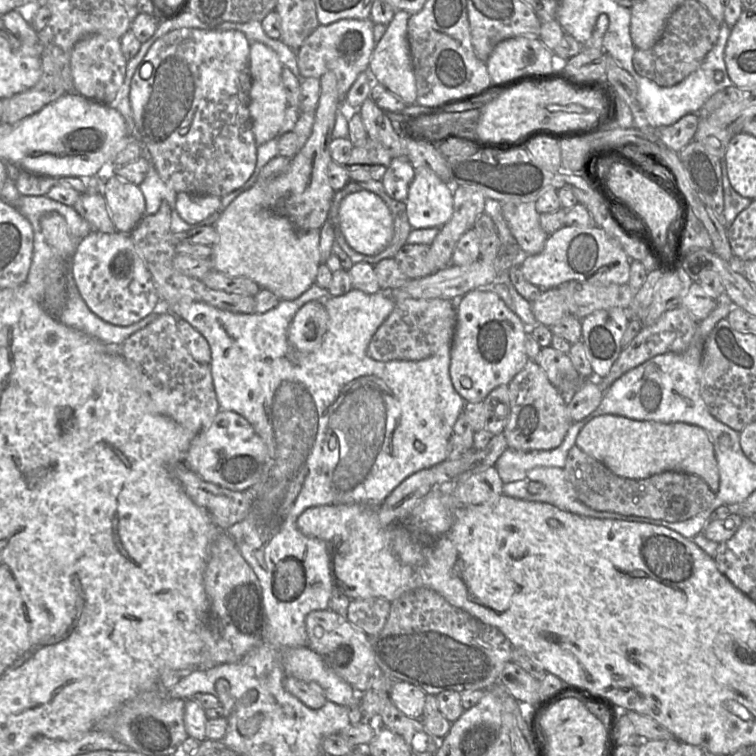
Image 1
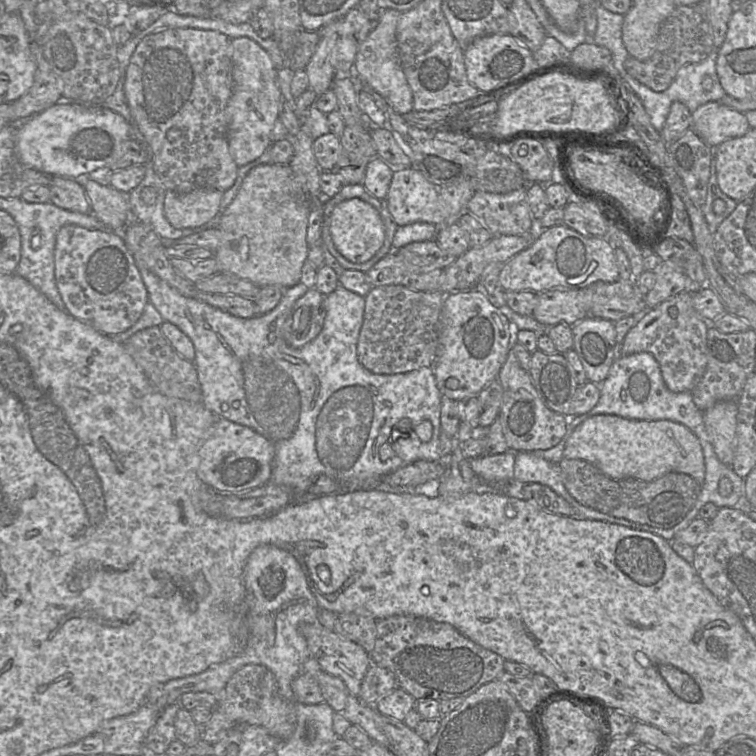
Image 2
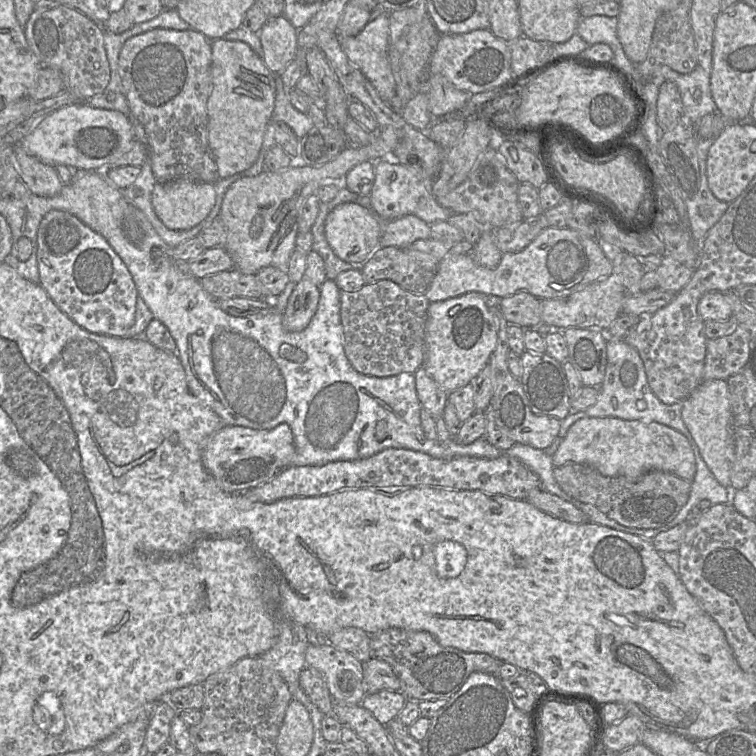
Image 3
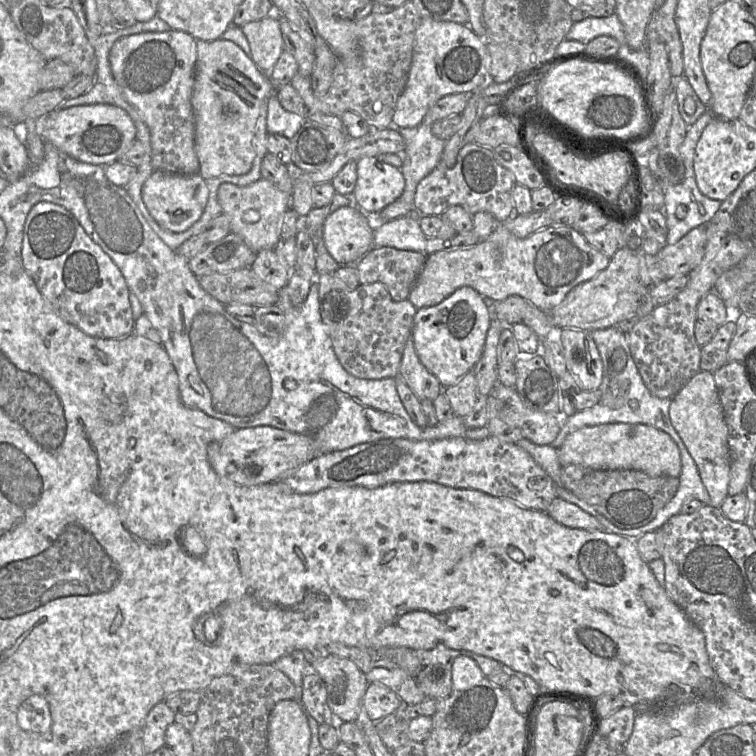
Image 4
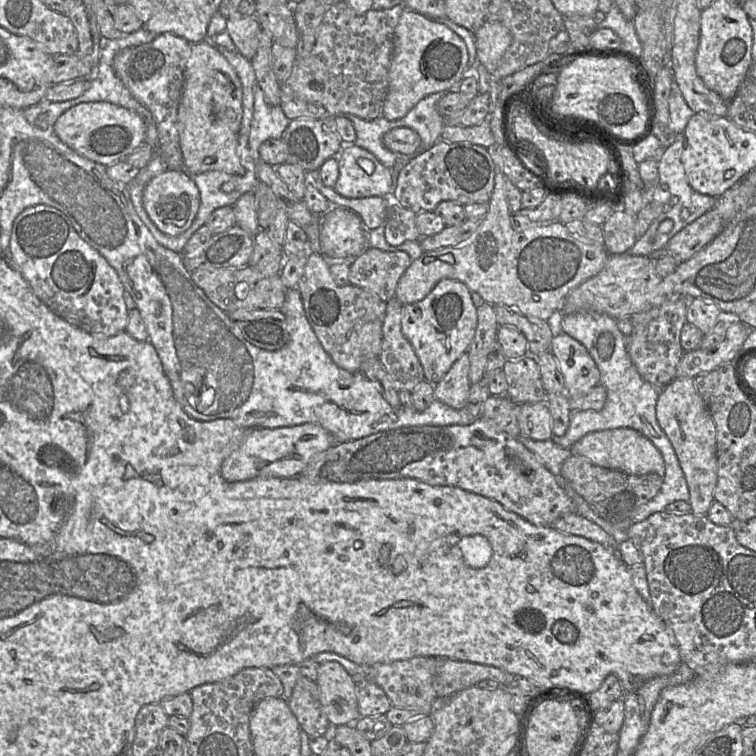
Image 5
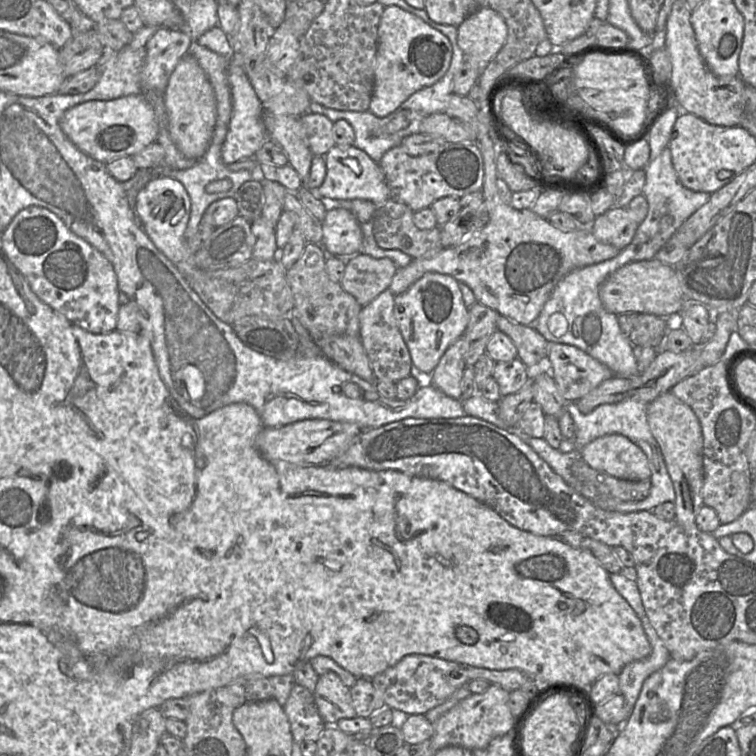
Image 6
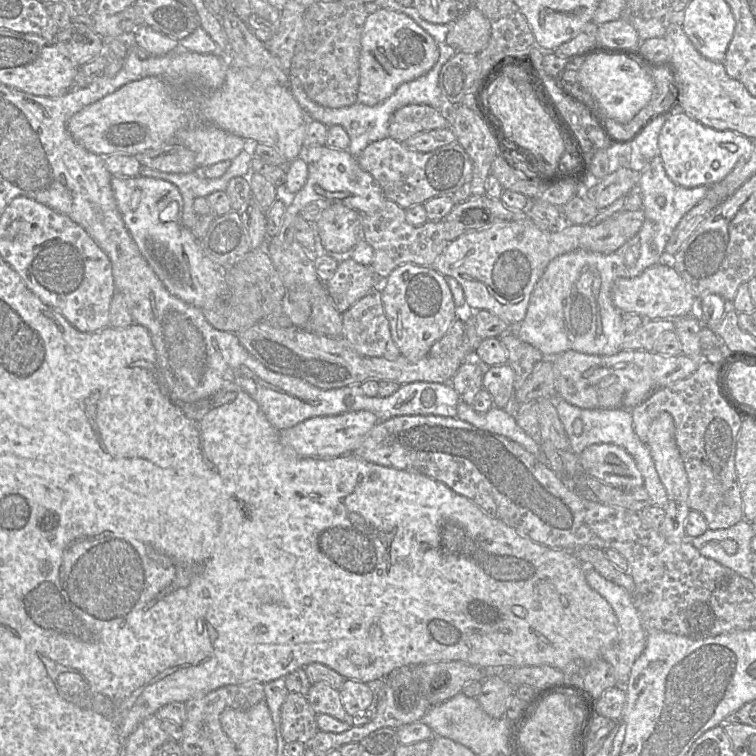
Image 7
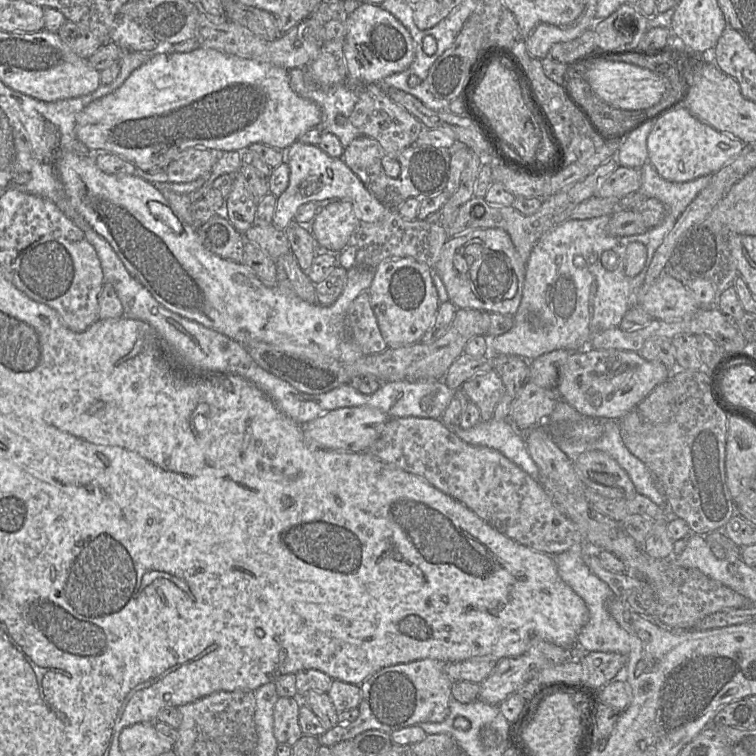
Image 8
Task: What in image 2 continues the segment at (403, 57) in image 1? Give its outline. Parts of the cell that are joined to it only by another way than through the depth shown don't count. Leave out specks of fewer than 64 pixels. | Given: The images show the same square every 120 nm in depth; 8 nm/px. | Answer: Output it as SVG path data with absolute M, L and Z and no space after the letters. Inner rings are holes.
M396 9L385 10L378 19L377 27L370 31L360 45L354 70L356 75L383 96L397 113L403 115L413 110L413 95L403 72L397 47L396 30L400 14Z

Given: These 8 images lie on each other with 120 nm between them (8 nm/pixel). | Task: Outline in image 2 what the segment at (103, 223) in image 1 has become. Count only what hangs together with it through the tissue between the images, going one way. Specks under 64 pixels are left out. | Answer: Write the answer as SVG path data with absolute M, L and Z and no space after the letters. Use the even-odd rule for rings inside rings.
M53 176L48 186L51 203L69 211L92 213L85 189L73 178Z

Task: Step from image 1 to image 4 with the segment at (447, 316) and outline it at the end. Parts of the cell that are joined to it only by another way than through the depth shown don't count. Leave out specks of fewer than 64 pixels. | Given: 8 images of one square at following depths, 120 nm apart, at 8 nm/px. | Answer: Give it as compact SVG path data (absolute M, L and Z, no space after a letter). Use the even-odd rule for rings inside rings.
M333 274L316 275L314 281L318 284L321 320L342 367L360 379L395 378L399 373L405 344L411 339L414 316L418 309L408 299L393 301L387 288L381 283L360 284L355 290L349 290Z

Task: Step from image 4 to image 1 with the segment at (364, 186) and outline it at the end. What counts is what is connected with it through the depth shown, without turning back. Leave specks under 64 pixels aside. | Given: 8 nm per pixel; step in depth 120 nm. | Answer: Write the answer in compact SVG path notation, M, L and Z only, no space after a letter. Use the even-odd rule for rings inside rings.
M415 168L414 178L404 201L412 229L441 228L453 214L453 187L428 168Z

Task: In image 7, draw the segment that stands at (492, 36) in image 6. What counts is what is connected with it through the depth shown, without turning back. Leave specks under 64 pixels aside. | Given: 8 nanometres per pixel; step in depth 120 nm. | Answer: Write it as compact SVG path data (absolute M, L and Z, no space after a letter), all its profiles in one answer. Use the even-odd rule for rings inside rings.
M470 7L451 23L446 42L455 52L478 54L488 43L489 20L476 7Z

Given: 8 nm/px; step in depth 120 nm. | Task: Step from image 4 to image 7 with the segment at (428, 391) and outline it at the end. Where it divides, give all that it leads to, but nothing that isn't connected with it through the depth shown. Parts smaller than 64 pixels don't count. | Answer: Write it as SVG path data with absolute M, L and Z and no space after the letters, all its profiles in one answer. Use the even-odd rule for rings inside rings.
M372 289L366 296L342 313L342 339L359 355L396 360L401 354L391 338L388 319L381 299L381 291Z

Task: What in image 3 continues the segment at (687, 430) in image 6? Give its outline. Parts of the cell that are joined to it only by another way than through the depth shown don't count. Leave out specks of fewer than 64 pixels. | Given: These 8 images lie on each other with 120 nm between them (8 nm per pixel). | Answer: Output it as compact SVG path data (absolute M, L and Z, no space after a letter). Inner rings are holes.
M726 380L703 381L682 402L681 417L708 469L721 486L729 487L731 485L731 471L735 461L735 443Z

